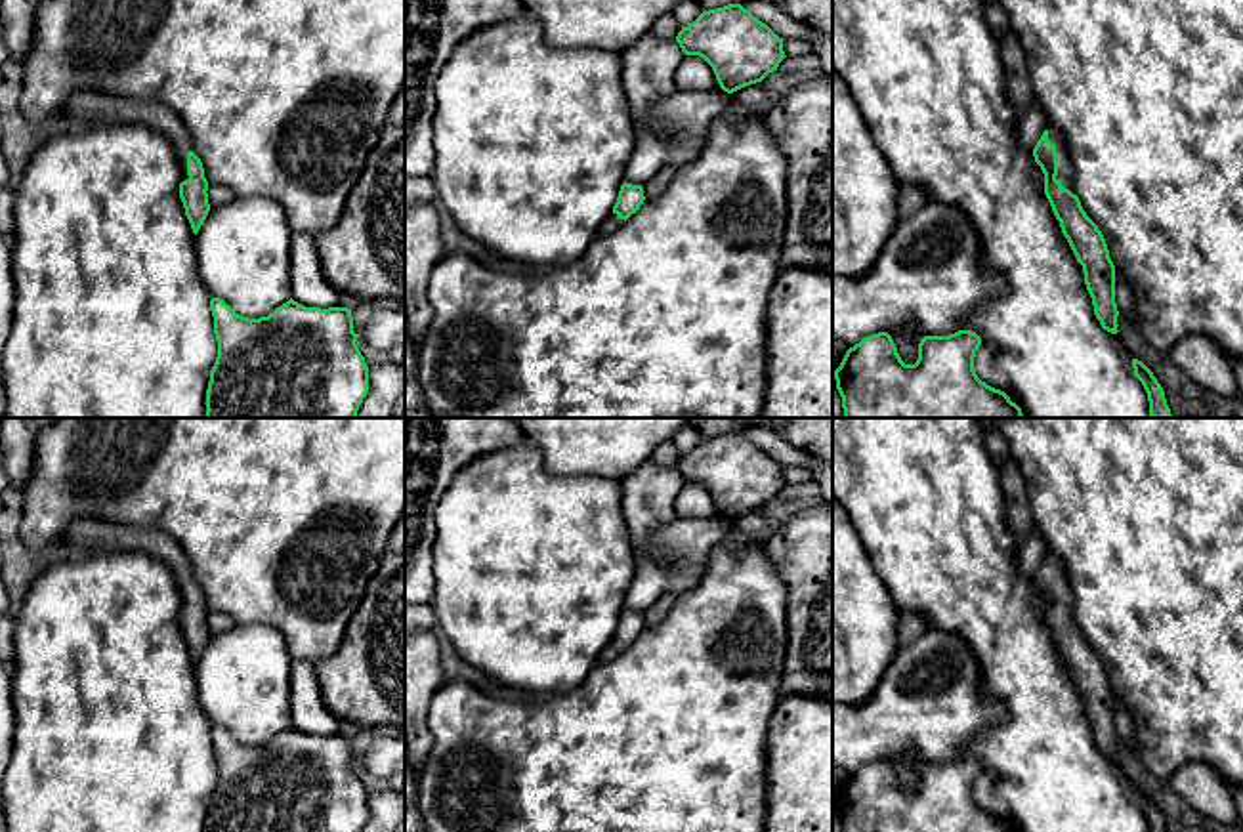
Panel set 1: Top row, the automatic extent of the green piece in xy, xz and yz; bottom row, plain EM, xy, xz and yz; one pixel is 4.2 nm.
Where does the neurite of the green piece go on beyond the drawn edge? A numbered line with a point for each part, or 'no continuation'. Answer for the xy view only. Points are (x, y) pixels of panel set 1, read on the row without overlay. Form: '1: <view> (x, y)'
1: xy (88, 535)

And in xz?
1: xz (611, 649)

